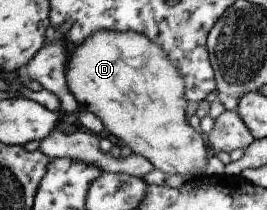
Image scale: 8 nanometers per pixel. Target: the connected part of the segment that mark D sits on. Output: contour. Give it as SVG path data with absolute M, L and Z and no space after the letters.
M95 31L81 45L71 49L64 67L64 79L67 90L78 106L78 111L95 115L105 132L118 140L118 144L129 147L133 154L147 159L151 166L167 175L189 175L190 178L201 177L210 156L205 137L194 130L185 119L188 101L183 97L183 79L179 71L169 63L163 49L153 45L147 37L133 31Z

